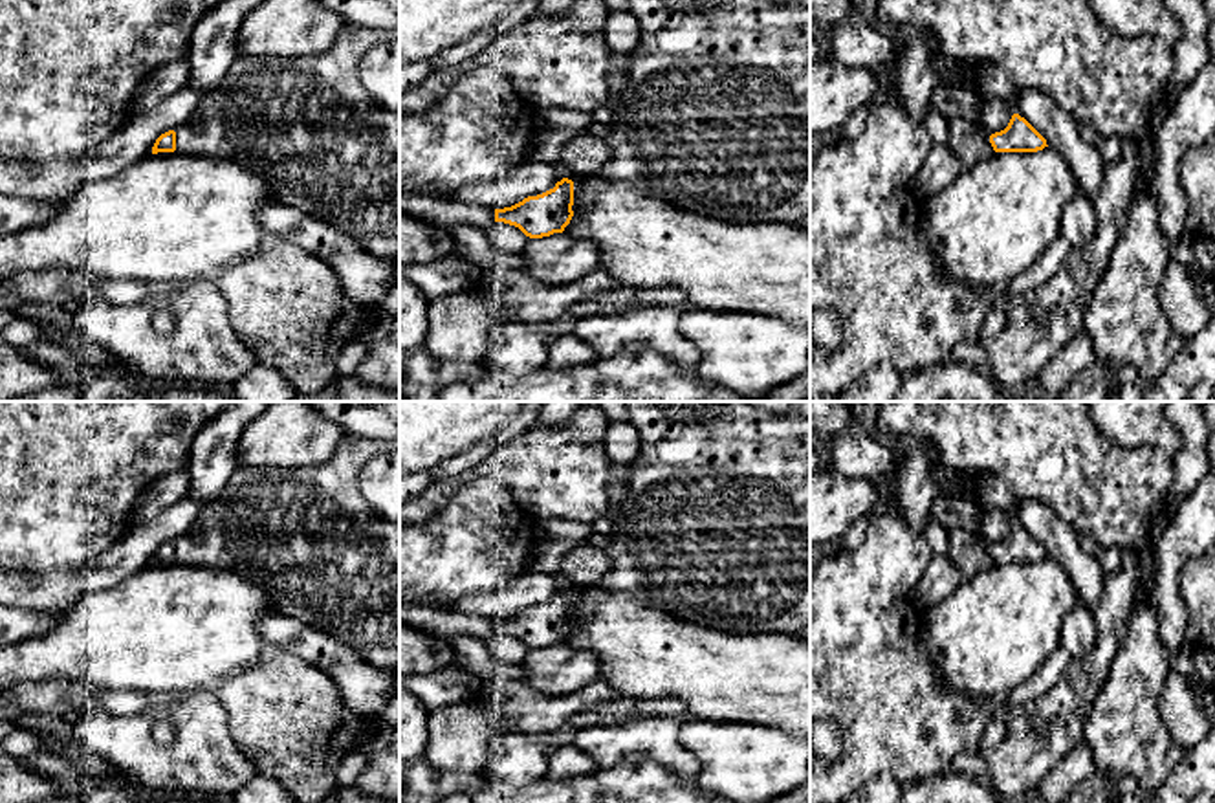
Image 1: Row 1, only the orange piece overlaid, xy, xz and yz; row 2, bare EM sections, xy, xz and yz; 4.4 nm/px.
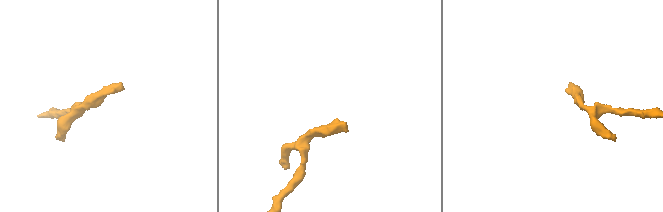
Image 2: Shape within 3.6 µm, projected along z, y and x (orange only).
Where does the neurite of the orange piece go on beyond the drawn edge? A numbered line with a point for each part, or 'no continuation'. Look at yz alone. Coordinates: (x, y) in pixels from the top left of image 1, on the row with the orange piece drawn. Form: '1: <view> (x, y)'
no continuation

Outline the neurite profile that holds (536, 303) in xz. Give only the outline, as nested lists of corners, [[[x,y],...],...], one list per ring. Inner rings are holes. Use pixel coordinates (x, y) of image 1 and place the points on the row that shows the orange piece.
[[[500,268],[482,279],[480,295],[493,304],[509,306],[520,321],[539,326],[568,314],[574,302],[619,286],[619,280],[601,268],[561,286],[542,284],[520,270]]]

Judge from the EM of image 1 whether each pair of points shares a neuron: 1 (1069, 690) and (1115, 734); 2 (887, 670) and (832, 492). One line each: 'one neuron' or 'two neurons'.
1: two neurons
2: two neurons

